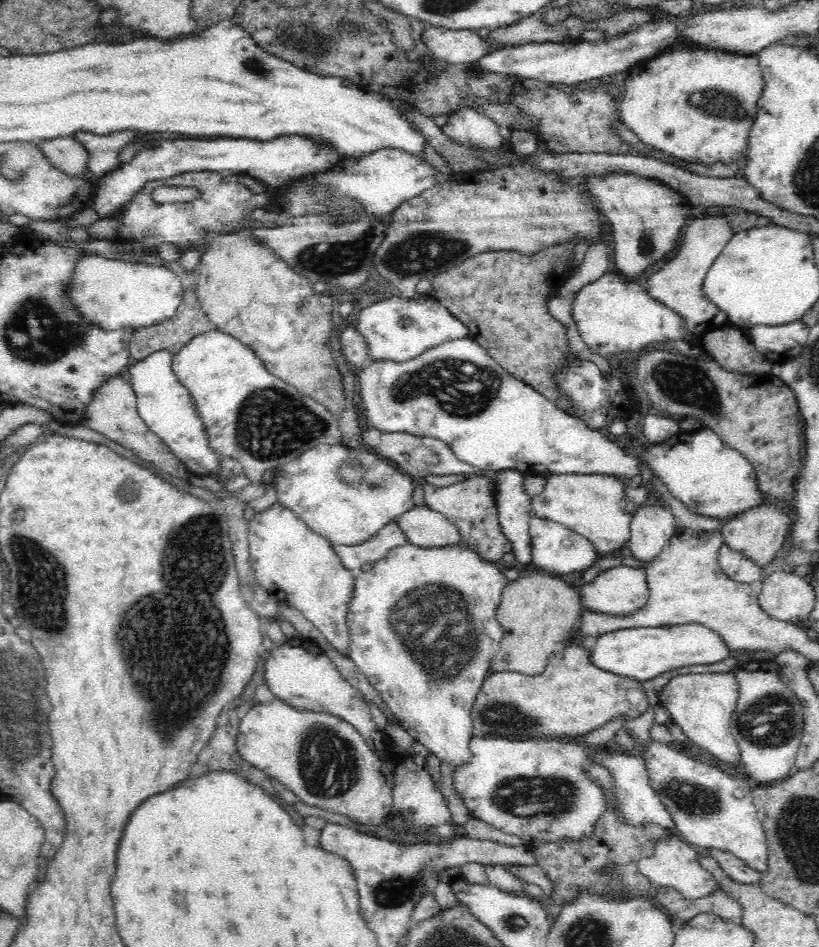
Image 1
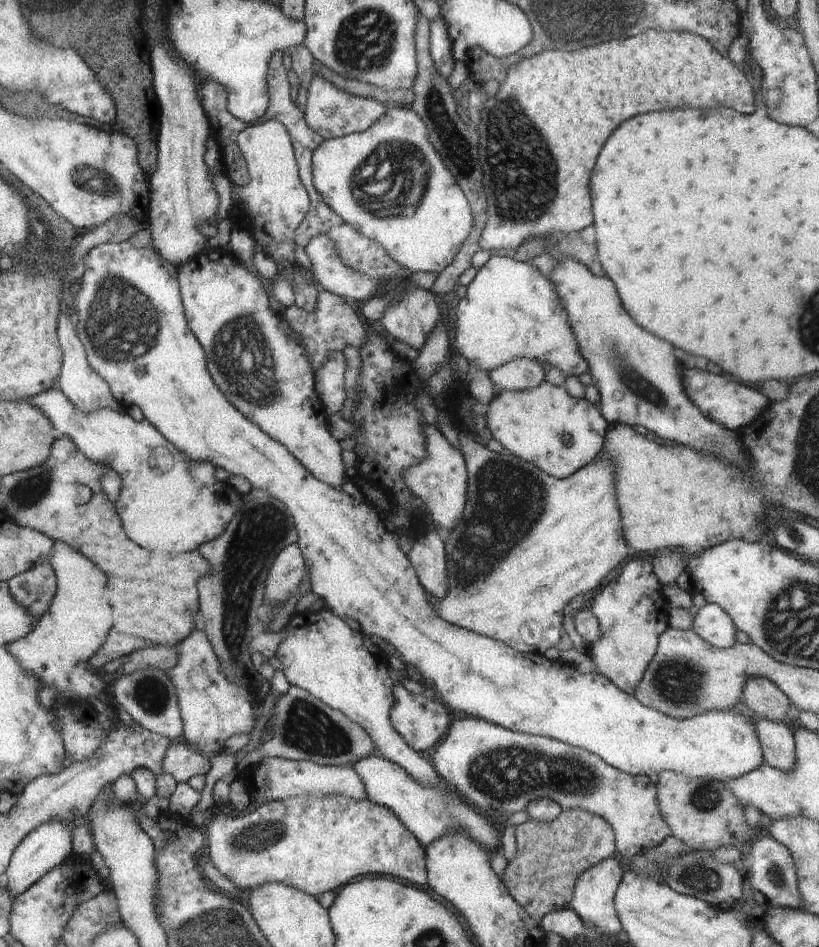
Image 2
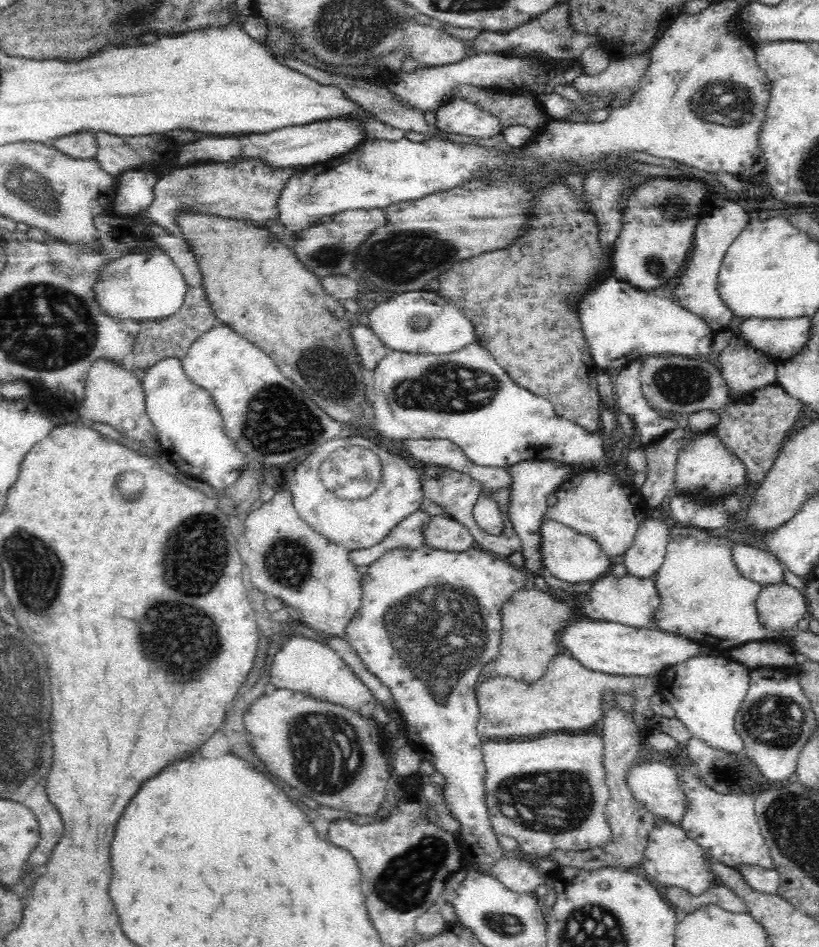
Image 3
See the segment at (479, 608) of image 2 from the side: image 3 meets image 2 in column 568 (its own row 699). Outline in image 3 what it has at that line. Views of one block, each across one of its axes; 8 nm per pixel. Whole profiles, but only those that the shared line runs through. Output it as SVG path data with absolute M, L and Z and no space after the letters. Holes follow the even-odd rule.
M567 652L558 654L550 660L546 674L536 684L526 684L507 676L481 680L476 687L480 709L477 734L484 741L504 741L556 730L588 730L588 726L603 718L602 696L606 690L612 690L614 694L632 693L637 698L632 712L634 722L645 729L655 715L650 707L650 698L659 693L661 680L661 673L648 676L604 674L586 668Z

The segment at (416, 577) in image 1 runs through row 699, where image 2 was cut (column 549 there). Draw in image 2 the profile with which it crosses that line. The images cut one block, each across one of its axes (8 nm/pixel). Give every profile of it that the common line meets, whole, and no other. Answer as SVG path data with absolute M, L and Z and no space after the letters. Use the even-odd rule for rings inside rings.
M545 379L542 384L538 384L532 390L524 390L524 392L501 391L489 403L490 406L486 412L486 426L488 426L490 434L510 454L524 458L526 462L532 462L542 472L557 479L572 476L580 468L584 468L603 455L609 422L602 416L598 405L589 402L583 395L580 398L572 398L563 386L554 386Z

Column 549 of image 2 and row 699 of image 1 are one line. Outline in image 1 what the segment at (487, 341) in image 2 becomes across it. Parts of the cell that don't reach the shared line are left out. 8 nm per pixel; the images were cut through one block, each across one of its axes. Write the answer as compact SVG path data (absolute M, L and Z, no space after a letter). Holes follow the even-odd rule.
M294 637L282 641L277 648L265 655L265 685L275 698L296 708L310 712L327 712L343 718L351 724L367 741L368 747L383 760L392 762L393 754L398 754L394 744L390 744L386 733L380 731L376 722L372 721L370 708L362 693L354 689L346 679L340 675L336 666L318 642L306 637Z

